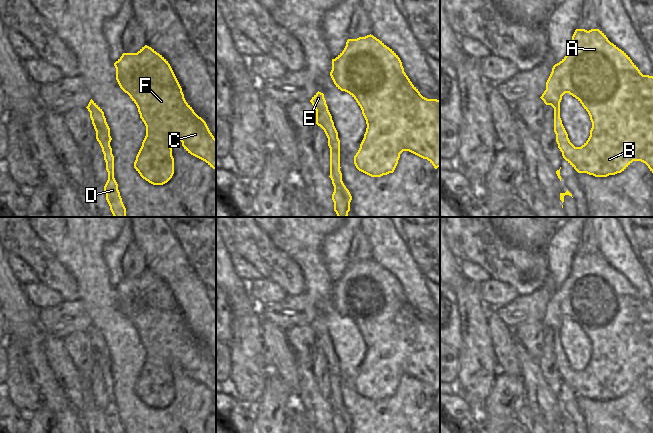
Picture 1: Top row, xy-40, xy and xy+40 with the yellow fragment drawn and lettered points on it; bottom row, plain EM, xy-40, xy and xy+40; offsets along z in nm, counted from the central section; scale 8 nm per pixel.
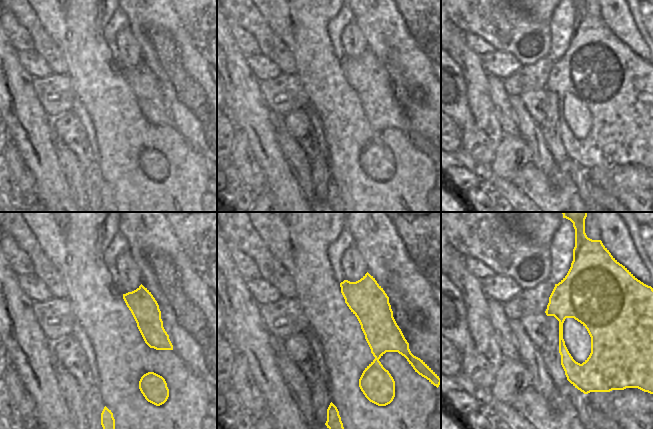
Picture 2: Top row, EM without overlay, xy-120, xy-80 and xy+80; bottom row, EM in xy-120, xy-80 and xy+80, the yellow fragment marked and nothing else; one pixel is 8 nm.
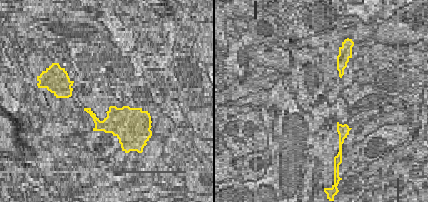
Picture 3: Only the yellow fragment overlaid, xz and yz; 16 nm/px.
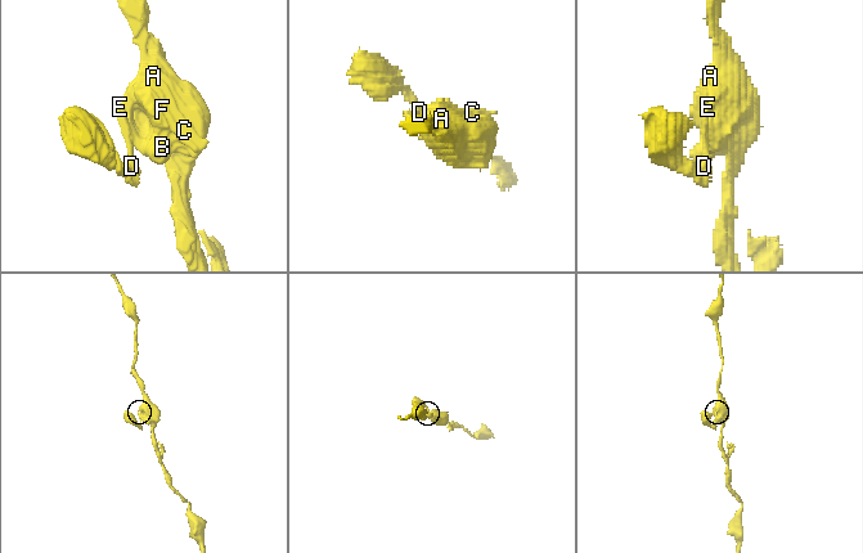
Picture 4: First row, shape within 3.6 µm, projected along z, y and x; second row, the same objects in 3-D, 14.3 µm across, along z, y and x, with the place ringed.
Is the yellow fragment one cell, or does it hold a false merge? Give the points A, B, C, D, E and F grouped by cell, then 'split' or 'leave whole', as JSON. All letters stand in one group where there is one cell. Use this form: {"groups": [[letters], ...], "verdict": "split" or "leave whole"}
{"groups": [["A", "B", "C", "D", "E", "F"]], "verdict": "leave whole"}

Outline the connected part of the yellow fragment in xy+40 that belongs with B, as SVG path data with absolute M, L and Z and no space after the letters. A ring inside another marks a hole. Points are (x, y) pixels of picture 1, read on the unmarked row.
M576 253L566 280L552 292L546 314L540 321L554 332L554 356L563 382L578 396L595 401L607 401L624 395L633 385L645 387L653 397L653 300L643 299L630 281L611 267L599 253ZM569 317L588 336L592 346L590 360L581 370L575 371L560 342L562 320Z

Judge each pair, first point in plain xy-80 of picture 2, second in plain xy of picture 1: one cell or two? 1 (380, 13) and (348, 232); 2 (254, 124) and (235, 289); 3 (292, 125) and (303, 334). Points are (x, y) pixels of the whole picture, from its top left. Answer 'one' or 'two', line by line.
1: two
2: one
3: one

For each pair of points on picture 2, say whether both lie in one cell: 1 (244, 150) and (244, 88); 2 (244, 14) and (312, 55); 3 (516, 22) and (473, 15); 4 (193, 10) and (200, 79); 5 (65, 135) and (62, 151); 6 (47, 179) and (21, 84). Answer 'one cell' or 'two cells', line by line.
1: two cells
2: two cells
3: one cell
4: two cells
5: two cells
6: one cell

